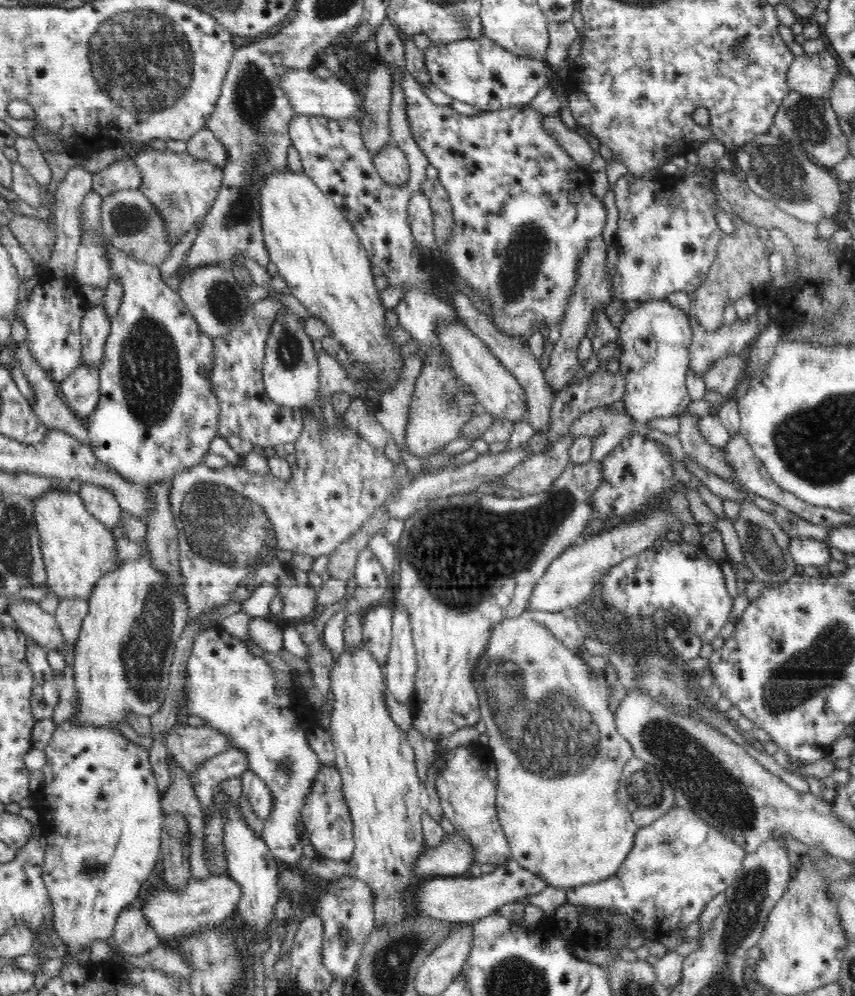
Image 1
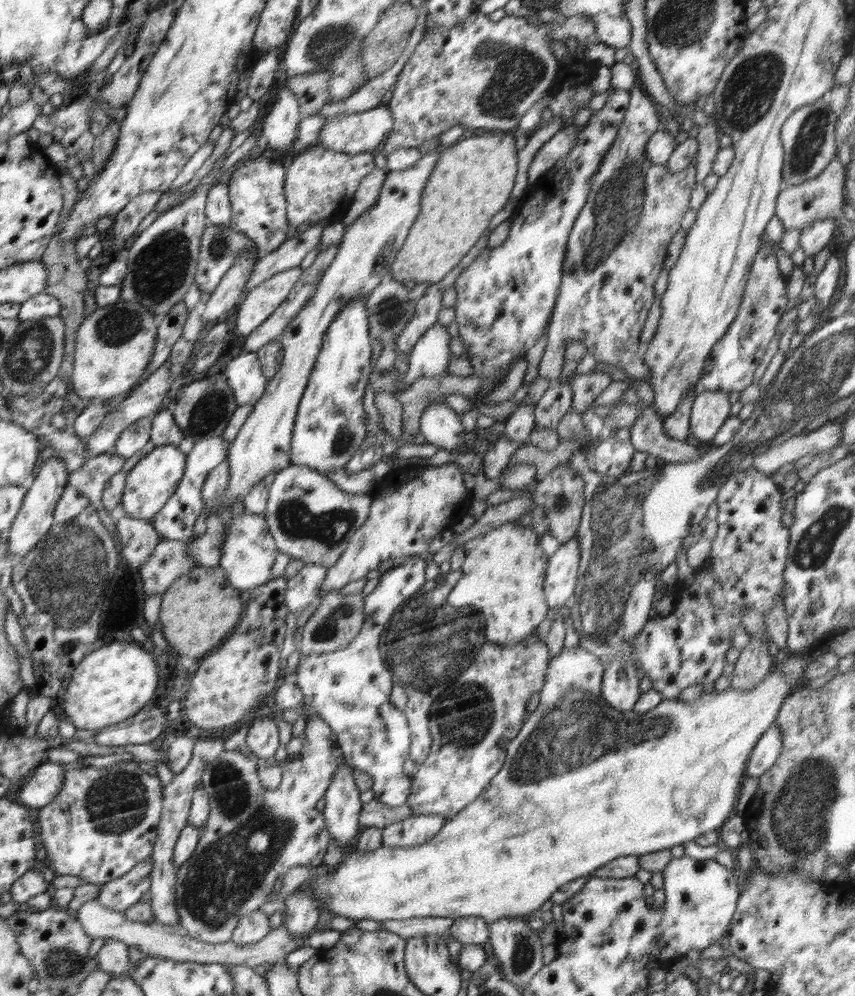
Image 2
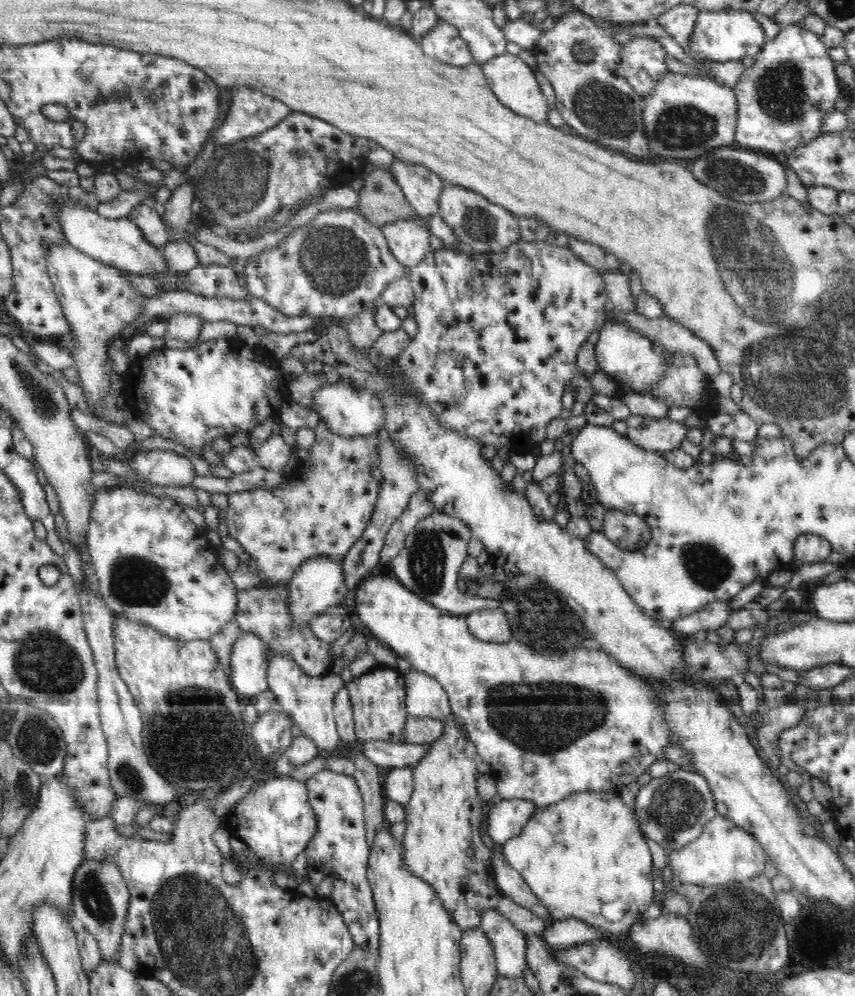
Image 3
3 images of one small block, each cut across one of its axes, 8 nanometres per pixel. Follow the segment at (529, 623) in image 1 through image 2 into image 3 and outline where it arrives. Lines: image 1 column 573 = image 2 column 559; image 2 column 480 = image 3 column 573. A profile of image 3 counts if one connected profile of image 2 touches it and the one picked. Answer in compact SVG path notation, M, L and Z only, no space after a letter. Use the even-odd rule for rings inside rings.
M606 791L577 792L567 796L566 800L560 800L560 802L552 804L552 806L539 808L528 819L528 822L525 824L525 827L522 828L520 833L501 845L501 853L505 856L507 863L522 875L526 884L532 889L532 892L534 892L536 897L546 905L546 908L550 911L550 916L554 919L564 920L565 918L577 918L578 920L587 922L590 926L593 926L602 932L608 932L610 935L622 935L630 930L632 924L639 920L641 915L653 901L654 889L652 882L654 882L654 874L652 874L653 864L650 849L648 849L648 844L644 839L643 832L639 829L639 823L635 819L632 810L626 806L626 801L621 794ZM612 902L614 902L614 906L616 906L616 904L626 906L626 910L614 914L612 920L608 920L608 918L602 914L602 906L604 906L604 904L612 904Z

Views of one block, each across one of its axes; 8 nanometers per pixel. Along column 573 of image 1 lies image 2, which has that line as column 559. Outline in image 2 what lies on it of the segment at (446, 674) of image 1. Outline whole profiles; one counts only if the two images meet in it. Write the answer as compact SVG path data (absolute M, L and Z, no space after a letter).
M560 463L552 469L550 474L540 479L536 483L534 490L534 503L536 506L542 506L546 517L548 517L550 535L560 544L568 543L572 538L577 536L577 530L583 521L583 506L586 502L586 493L584 492L584 478L580 478L570 464Z

